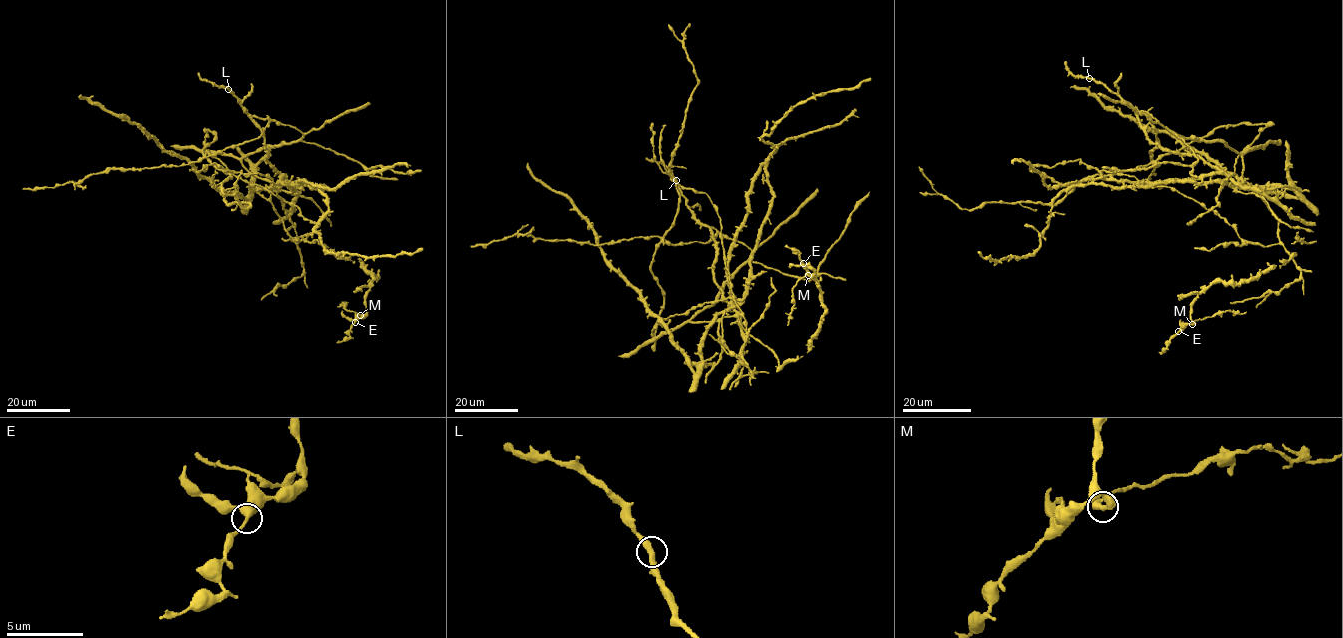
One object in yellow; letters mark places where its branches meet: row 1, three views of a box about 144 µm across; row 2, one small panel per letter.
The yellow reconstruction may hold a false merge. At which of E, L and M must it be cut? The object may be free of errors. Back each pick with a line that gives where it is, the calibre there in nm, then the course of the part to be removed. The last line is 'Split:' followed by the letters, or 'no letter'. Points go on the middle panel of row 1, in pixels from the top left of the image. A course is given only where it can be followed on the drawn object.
M: (808, 275) | 360 nm | (807, 275), (793, 287), (794, 306), (788, 325)
Split: M

